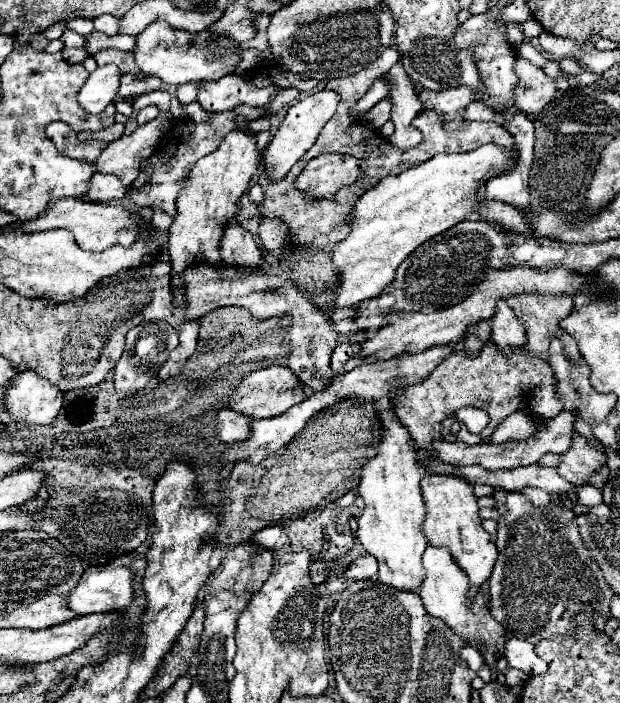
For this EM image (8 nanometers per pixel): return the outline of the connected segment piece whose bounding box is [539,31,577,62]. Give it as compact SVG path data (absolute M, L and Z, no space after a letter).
M546 31L540 34L539 43L547 53L552 55L552 59L557 62L568 57L567 55L571 49L577 45L577 43L571 39L556 37Z

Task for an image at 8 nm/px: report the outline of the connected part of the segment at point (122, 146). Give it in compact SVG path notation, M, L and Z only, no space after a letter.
M160 114L154 120L138 126L130 136L110 142L100 158L96 160L96 170L102 174L120 176L126 186L130 186L140 174L140 160L156 152L164 128L174 123L170 114Z

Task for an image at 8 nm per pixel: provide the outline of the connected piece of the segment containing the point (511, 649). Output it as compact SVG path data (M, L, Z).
M508 634L508 640L504 644L504 658L508 666L518 668L530 676L546 672L546 662L536 656L534 644L530 644L528 640L516 638L512 634Z

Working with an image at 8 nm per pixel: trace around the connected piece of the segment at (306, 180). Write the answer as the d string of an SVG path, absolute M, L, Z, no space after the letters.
M322 152L306 164L302 174L296 178L296 188L302 190L306 198L332 198L340 188L352 184L364 168L366 164L360 158Z

